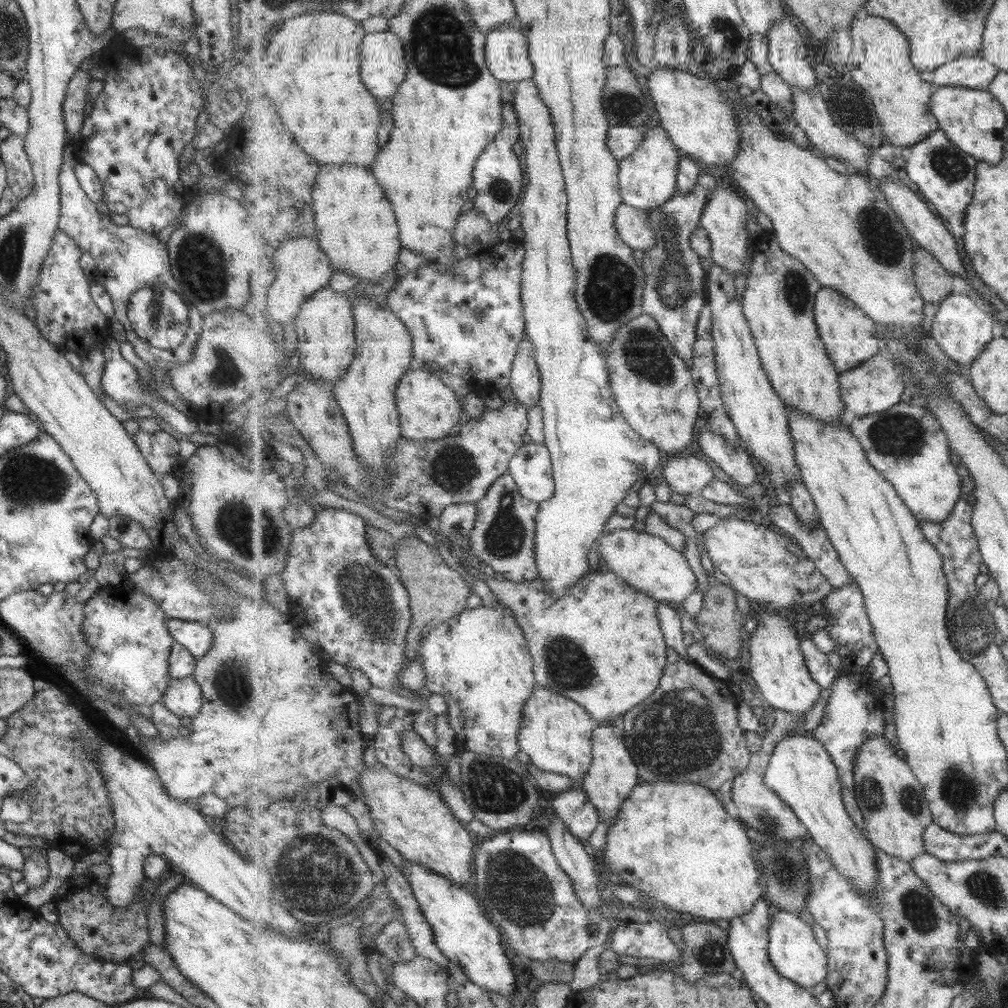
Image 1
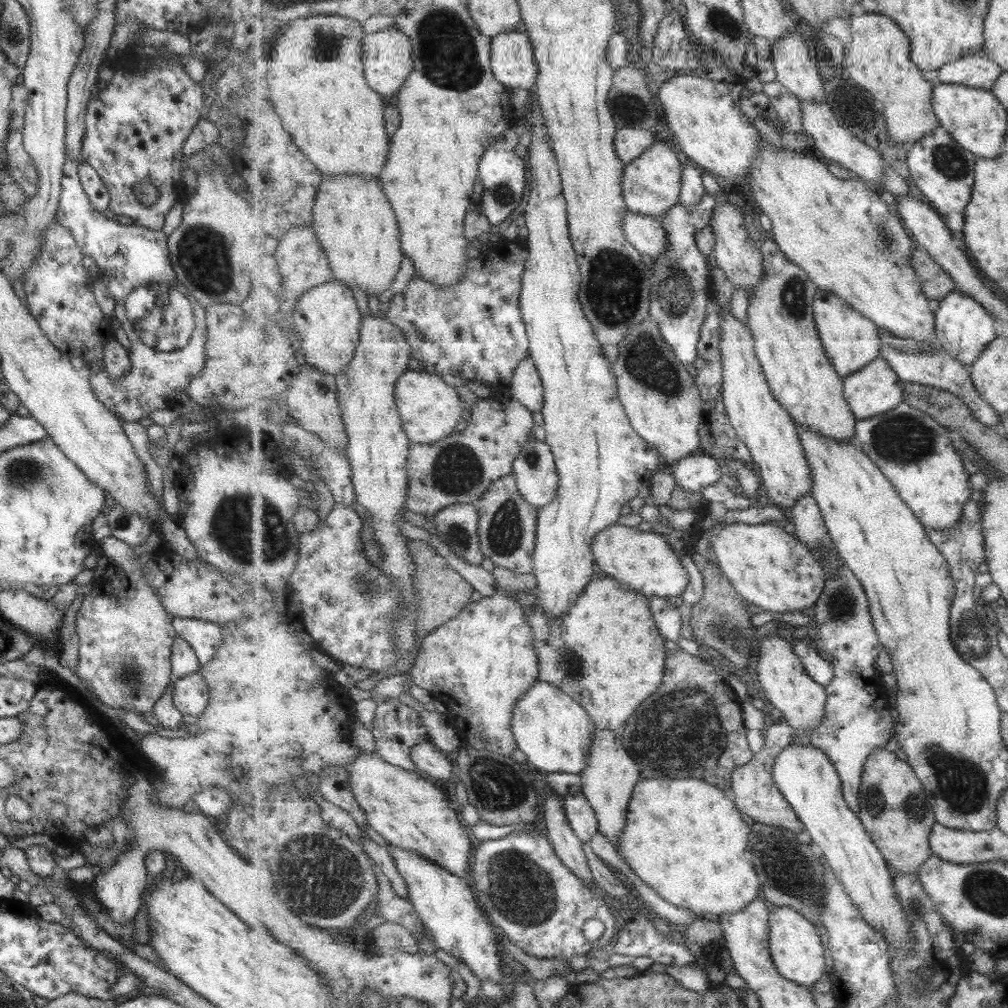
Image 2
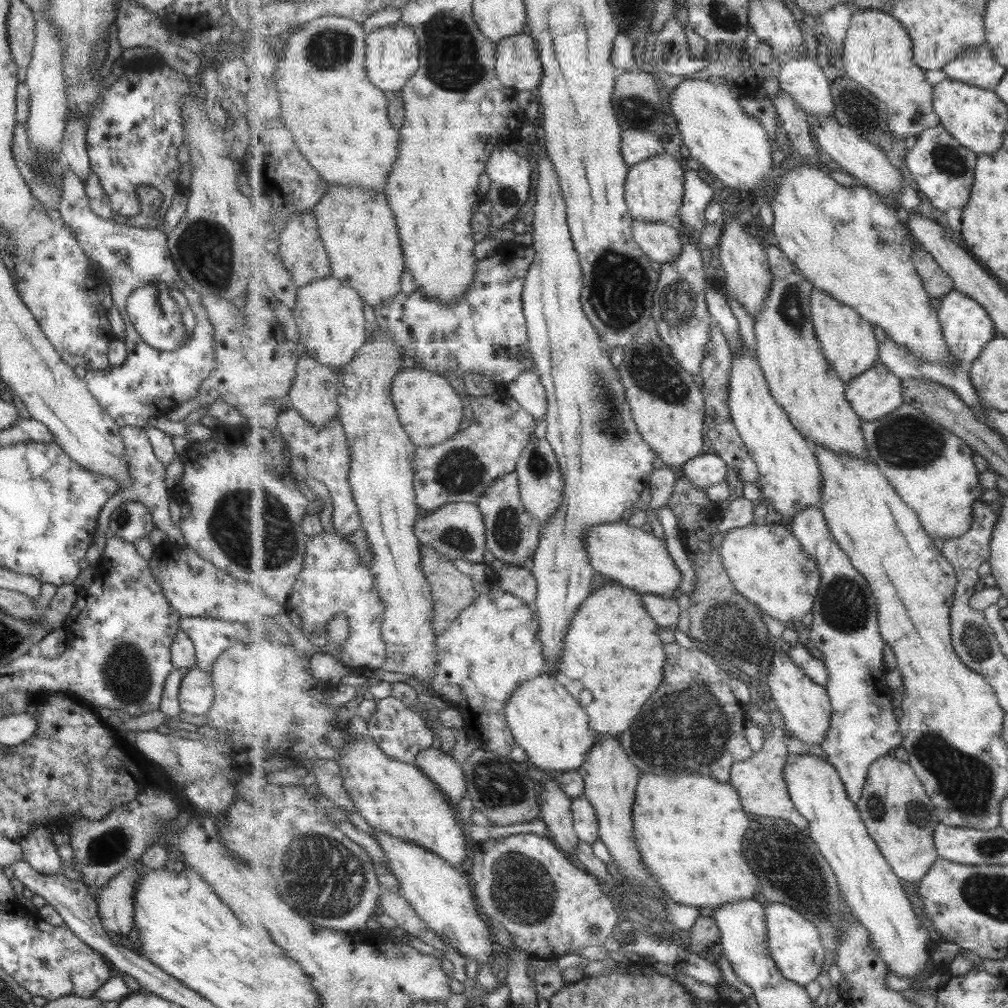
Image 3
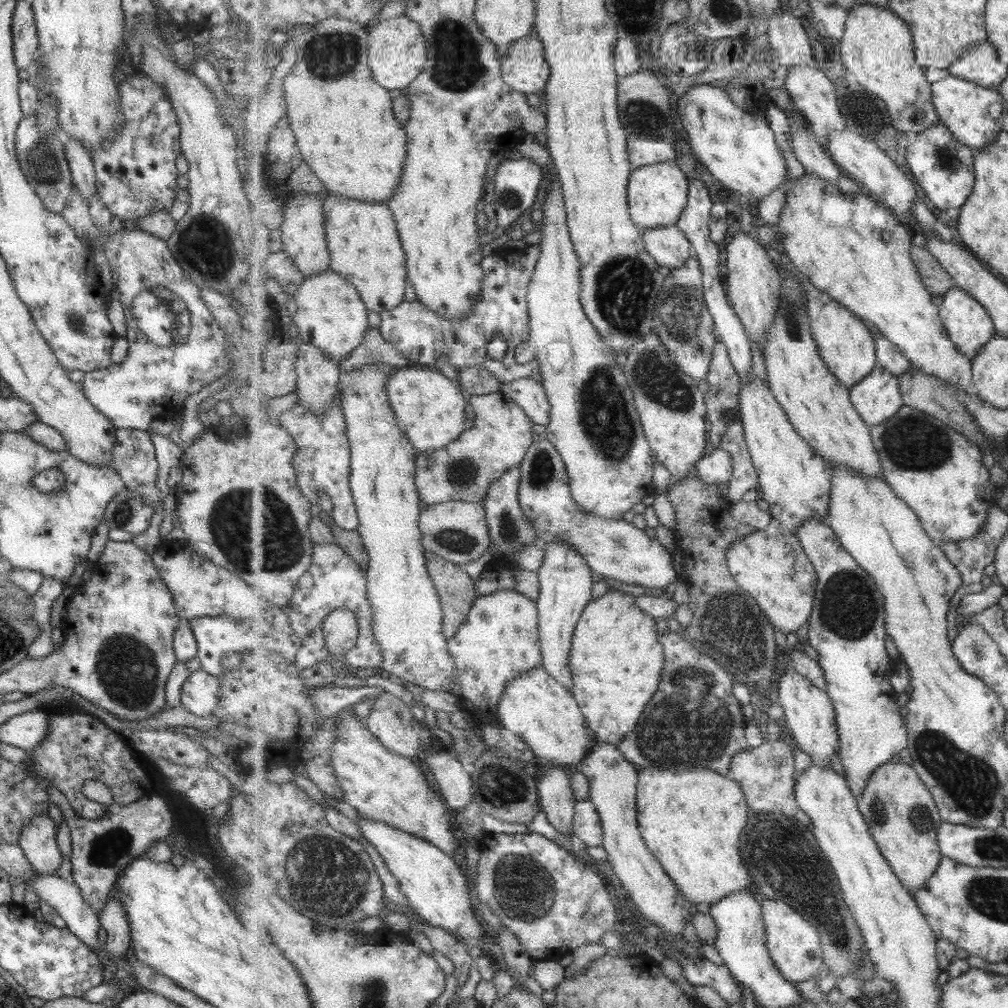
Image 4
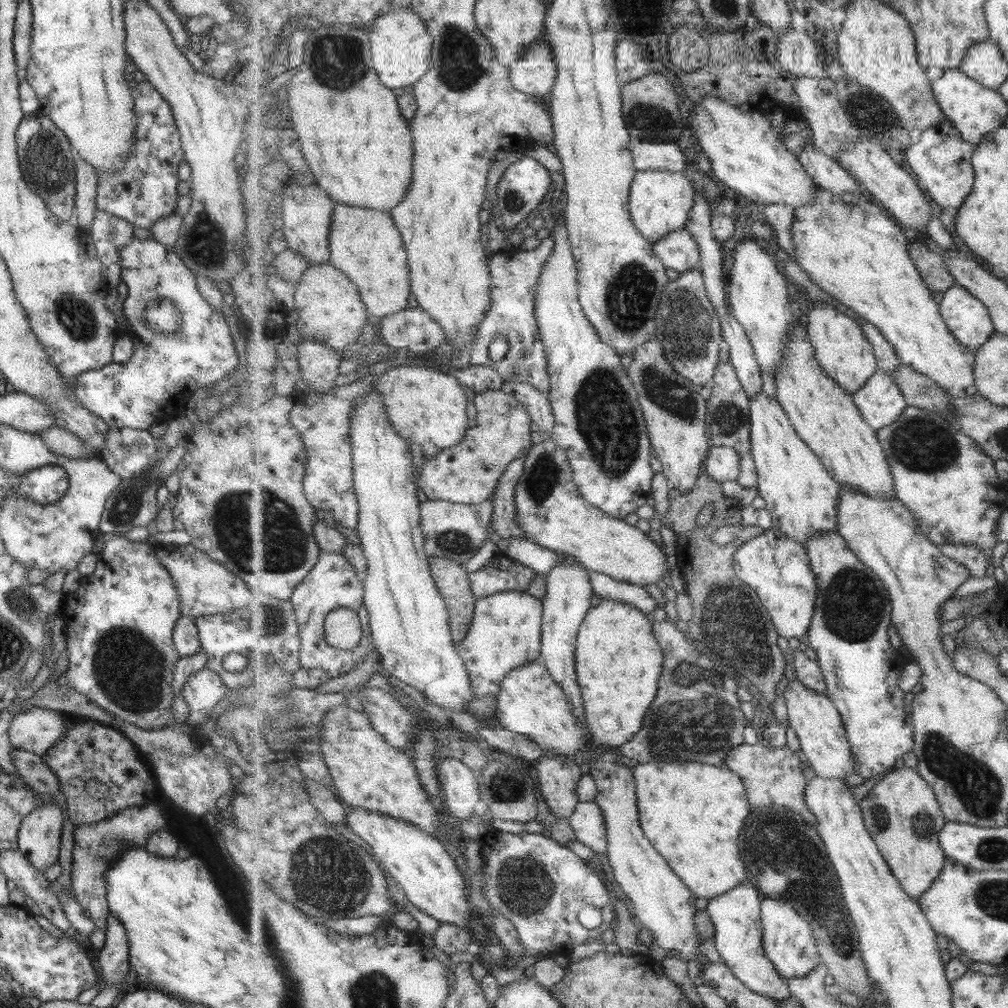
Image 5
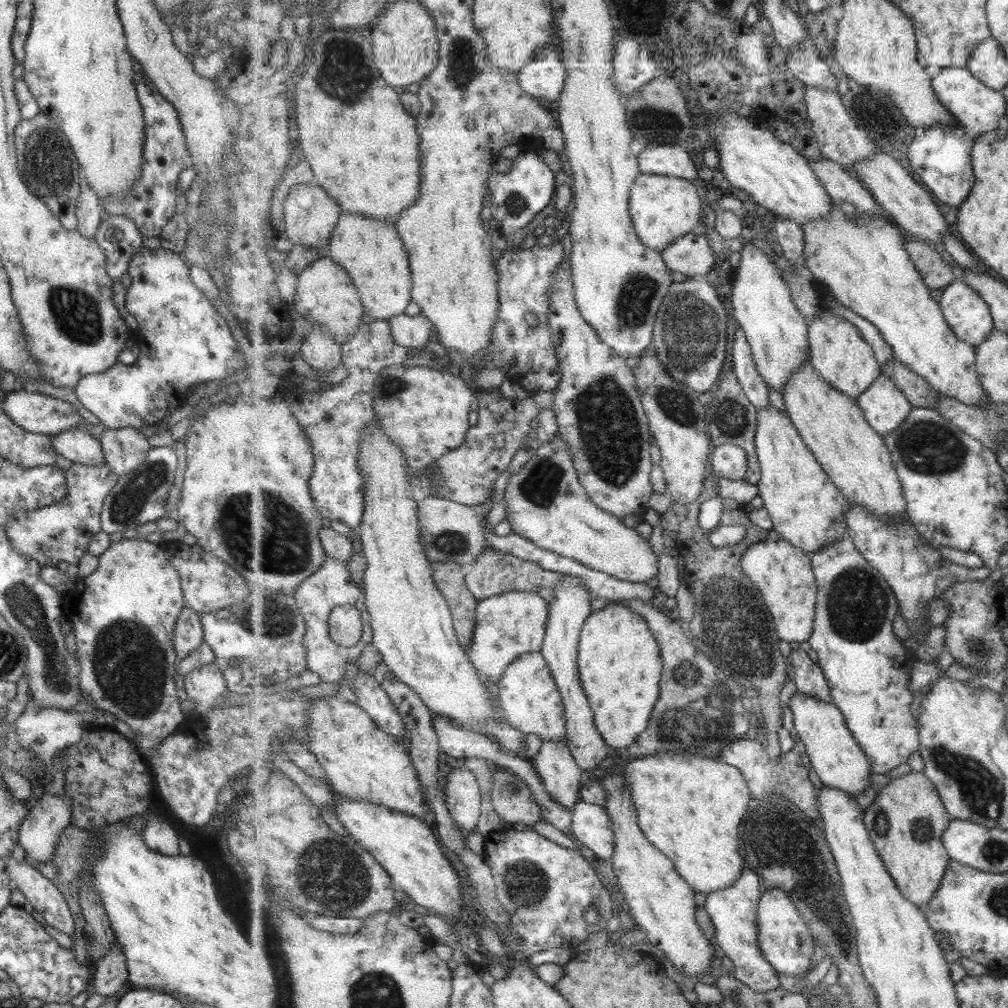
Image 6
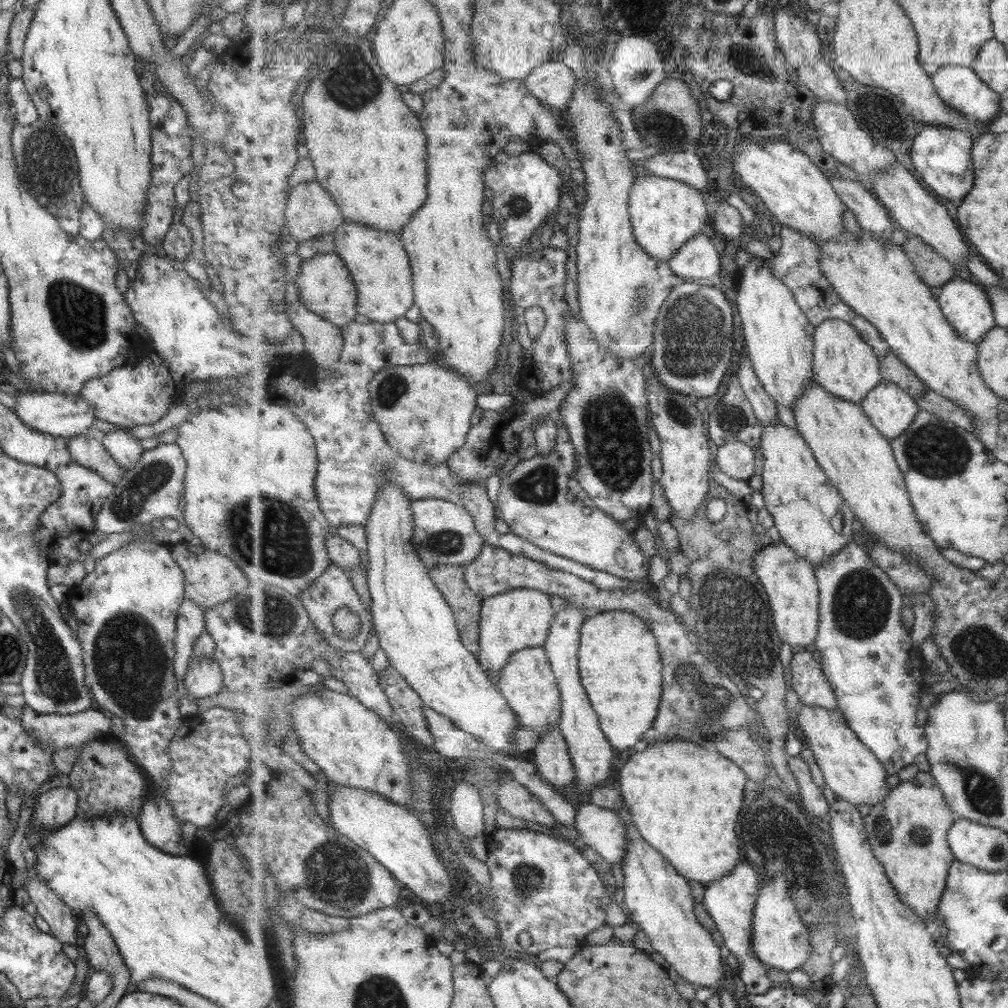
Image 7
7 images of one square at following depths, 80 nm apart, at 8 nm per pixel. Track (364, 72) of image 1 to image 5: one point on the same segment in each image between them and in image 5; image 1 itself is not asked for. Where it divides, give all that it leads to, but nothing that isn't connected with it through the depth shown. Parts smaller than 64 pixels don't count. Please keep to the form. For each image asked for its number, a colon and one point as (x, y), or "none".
2: (389, 54)
3: (393, 55)
4: (398, 50)
5: (402, 47)

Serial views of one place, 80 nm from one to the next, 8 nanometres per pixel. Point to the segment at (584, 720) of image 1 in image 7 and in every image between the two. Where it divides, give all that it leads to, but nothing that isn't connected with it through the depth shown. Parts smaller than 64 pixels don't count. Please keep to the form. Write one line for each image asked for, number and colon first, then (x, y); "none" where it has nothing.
2: (555, 732)
3: (548, 722)
4: (543, 712)
5: (531, 703)
6: (529, 695)
7: (528, 682)

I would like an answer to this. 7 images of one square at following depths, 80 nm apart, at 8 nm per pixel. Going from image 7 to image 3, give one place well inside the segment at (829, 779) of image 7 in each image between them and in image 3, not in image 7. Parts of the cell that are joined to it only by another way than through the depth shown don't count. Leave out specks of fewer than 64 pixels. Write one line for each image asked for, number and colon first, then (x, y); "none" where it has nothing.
3: (805, 705)
4: (809, 713)
5: (818, 724)
6: (831, 750)

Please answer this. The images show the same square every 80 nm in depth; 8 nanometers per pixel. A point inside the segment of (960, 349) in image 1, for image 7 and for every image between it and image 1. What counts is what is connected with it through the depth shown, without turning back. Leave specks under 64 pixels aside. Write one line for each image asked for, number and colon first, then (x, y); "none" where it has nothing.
2: (964, 329)
3: (967, 326)
4: (969, 323)
5: (969, 319)
6: (969, 314)
7: (966, 305)

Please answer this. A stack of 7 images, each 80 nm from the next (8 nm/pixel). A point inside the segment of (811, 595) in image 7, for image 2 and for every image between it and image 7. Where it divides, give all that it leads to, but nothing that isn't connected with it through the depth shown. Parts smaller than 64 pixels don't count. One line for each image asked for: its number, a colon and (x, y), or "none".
2: (772, 568)
3: (768, 565)
4: (770, 564)
5: (778, 568)
6: (784, 573)

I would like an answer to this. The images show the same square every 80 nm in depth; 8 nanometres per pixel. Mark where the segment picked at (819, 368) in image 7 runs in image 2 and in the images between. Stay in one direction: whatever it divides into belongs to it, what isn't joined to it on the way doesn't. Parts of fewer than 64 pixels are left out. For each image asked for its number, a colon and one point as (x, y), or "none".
2: (852, 341)
3: (848, 341)
4: (847, 346)
5: (842, 348)
6: (839, 353)

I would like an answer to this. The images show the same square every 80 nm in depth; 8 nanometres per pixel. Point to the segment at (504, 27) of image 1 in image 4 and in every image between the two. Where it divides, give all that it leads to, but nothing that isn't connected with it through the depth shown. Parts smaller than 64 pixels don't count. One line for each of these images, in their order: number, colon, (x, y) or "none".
2: (513, 59)
3: (519, 67)
4: (525, 68)

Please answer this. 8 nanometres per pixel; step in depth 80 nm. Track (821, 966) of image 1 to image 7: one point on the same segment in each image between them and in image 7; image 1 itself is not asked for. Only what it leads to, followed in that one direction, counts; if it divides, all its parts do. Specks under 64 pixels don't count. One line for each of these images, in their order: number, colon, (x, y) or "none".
2: (796, 947)
3: (796, 944)
4: (795, 945)
5: (790, 942)
6: (788, 943)
7: (781, 939)

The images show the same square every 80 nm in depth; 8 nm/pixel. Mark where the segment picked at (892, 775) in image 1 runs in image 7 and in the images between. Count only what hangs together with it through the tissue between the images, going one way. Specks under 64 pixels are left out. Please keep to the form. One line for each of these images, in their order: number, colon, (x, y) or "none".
2: (897, 812)
3: (898, 811)
4: (904, 818)
5: (902, 812)
6: (907, 819)
7: (908, 831)

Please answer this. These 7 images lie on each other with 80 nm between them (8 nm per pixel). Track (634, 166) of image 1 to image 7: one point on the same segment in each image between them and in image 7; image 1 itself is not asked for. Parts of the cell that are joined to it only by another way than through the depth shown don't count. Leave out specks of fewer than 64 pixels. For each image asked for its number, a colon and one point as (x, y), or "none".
2: (652, 185)
3: (655, 189)
4: (658, 194)
5: (660, 202)
6: (663, 208)
7: (666, 213)

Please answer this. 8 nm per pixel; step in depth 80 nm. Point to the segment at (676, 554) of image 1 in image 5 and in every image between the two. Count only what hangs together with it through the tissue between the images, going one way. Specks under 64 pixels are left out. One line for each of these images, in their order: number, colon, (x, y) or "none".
2: (643, 560)
3: (627, 555)
4: (618, 550)
5: (552, 512)

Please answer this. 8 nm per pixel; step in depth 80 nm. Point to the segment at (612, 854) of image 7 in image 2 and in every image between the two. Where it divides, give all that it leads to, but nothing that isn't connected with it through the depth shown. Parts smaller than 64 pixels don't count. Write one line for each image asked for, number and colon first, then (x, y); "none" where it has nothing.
2: (583, 819)
3: (585, 817)
4: (588, 827)
5: (588, 820)
6: (592, 825)

